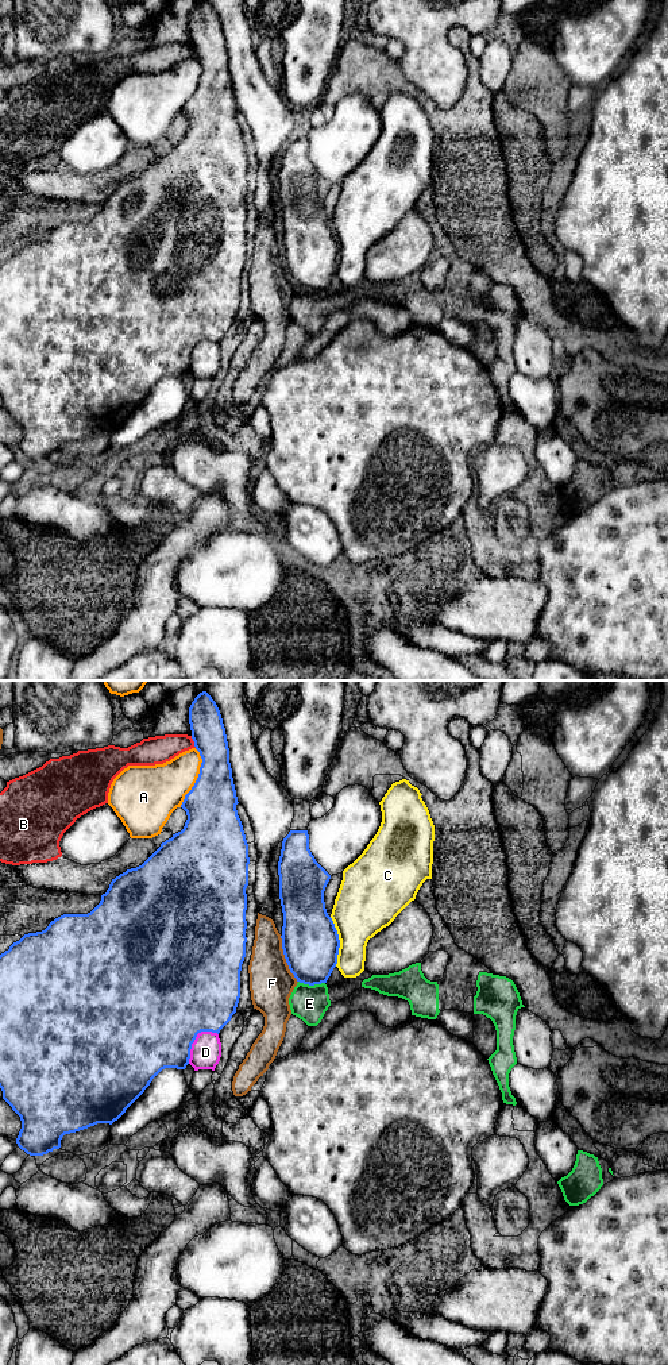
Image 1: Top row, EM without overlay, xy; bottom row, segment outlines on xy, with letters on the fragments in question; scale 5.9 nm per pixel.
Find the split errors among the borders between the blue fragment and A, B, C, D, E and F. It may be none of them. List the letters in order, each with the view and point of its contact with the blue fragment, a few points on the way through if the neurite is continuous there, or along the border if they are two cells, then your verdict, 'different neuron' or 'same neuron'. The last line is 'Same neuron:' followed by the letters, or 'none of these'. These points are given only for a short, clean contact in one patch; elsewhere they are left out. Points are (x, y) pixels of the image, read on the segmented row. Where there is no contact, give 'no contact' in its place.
A: contact xy (197, 778); different neuron
B: contact xy (193, 740); different neuron
C: contact xy (339, 941); different neuron
D: contact xy (195, 1038); different neuron
E: contact xy (312, 984); border xy (298, 980), (307, 984), (324, 983); different neuron
F: contact xy (285, 957); different neuron
Same neuron: none of these

